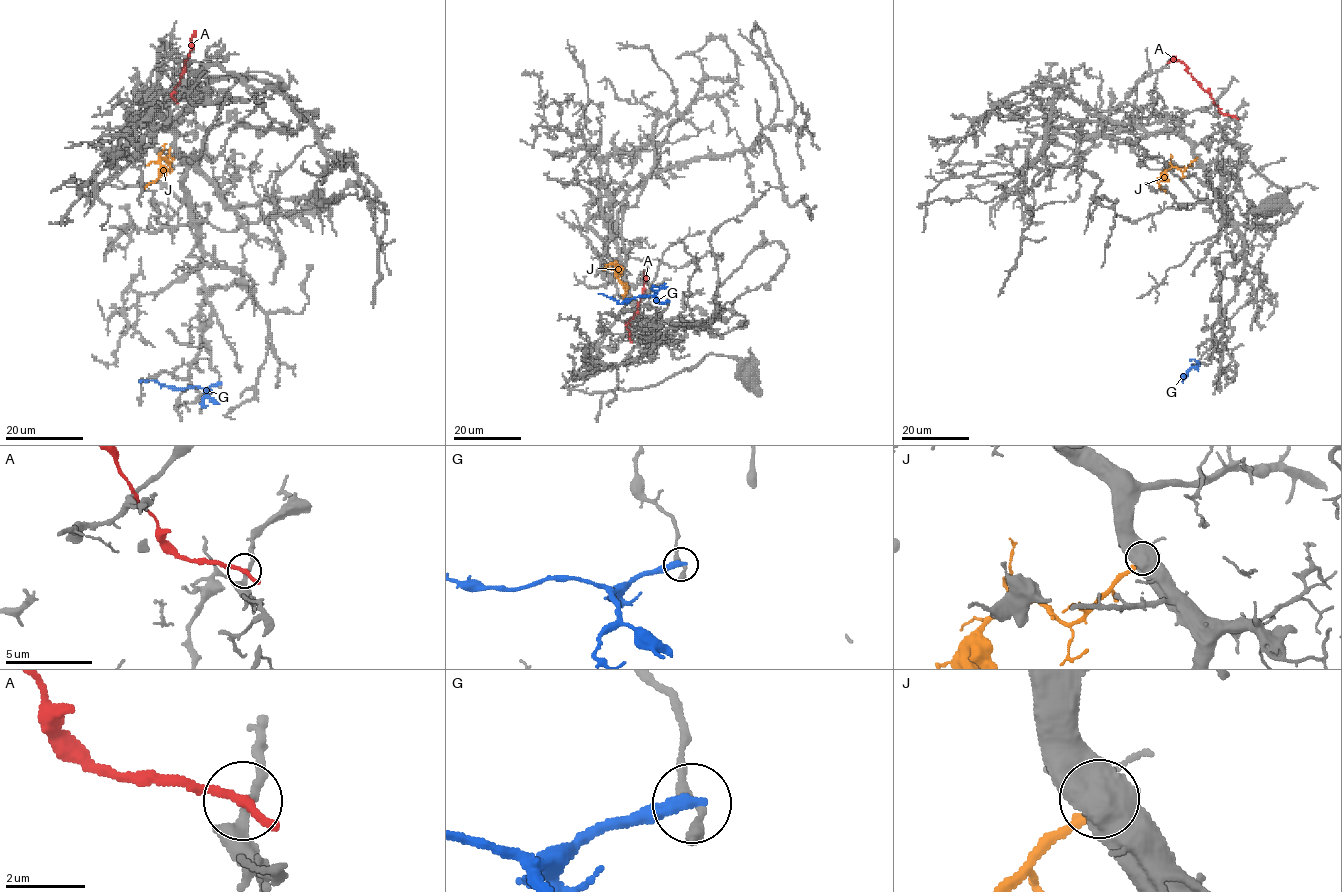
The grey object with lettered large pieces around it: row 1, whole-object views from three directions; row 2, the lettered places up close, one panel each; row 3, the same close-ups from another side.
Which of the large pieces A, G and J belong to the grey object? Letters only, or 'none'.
J

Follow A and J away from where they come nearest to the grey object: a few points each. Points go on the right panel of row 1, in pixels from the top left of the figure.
A: (1235, 116), (1220, 111), (1183, 62), (1174, 60), (1168, 62)
J: (1196, 158), (1180, 171), (1170, 167), (1158, 179), (1157, 183), (1165, 193)

